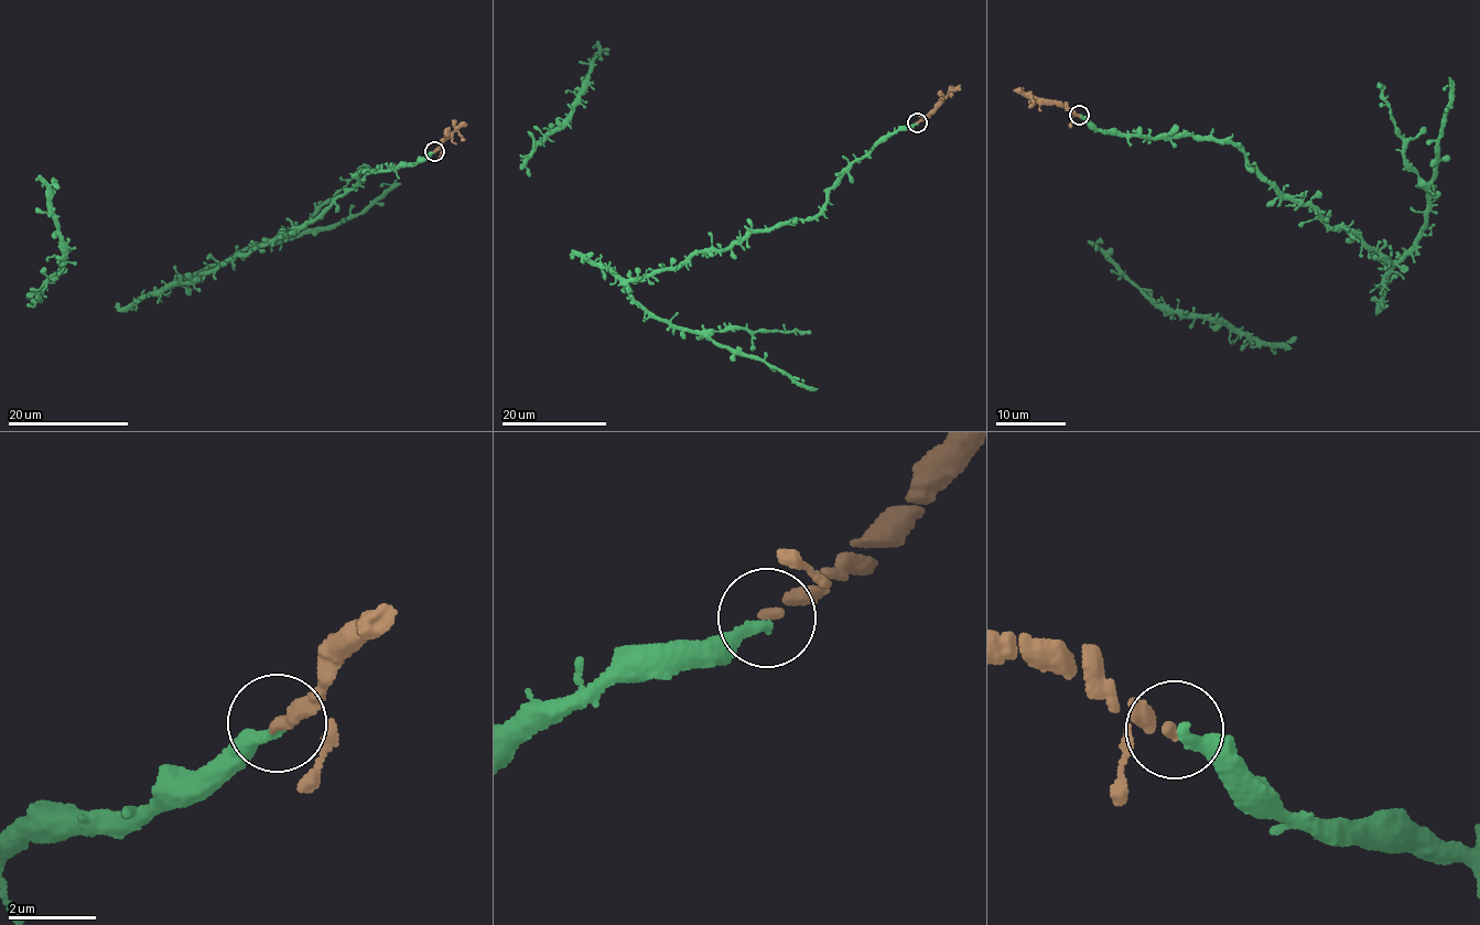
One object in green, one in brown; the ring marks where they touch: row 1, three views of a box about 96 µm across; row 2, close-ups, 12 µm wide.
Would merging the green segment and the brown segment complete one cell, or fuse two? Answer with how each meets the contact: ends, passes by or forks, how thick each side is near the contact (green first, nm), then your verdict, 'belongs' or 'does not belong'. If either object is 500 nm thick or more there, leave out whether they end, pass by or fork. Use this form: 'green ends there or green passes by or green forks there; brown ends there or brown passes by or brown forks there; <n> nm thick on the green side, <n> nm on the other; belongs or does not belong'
green ends there; brown ends there; 280 nm thick on the green side, 190 nm on the other; belongs

